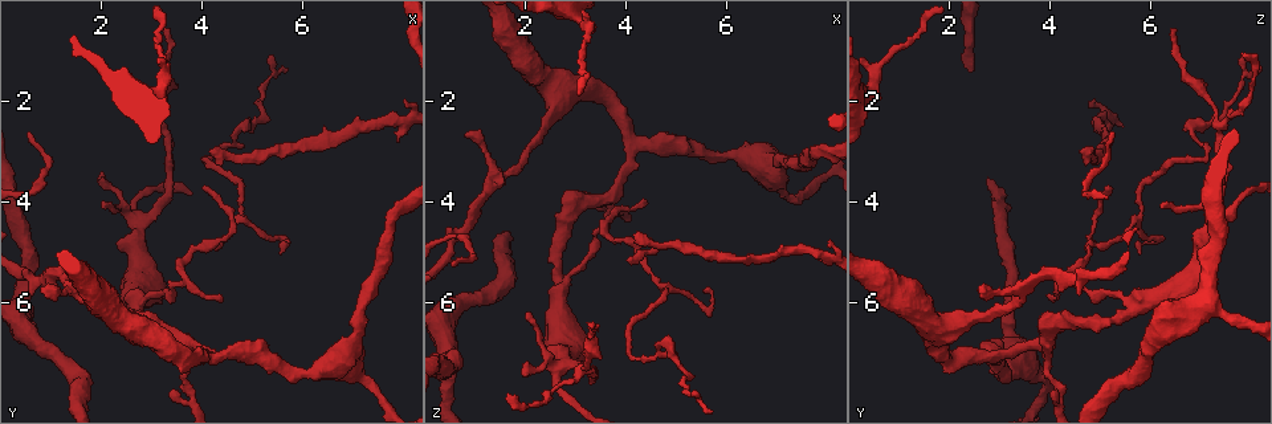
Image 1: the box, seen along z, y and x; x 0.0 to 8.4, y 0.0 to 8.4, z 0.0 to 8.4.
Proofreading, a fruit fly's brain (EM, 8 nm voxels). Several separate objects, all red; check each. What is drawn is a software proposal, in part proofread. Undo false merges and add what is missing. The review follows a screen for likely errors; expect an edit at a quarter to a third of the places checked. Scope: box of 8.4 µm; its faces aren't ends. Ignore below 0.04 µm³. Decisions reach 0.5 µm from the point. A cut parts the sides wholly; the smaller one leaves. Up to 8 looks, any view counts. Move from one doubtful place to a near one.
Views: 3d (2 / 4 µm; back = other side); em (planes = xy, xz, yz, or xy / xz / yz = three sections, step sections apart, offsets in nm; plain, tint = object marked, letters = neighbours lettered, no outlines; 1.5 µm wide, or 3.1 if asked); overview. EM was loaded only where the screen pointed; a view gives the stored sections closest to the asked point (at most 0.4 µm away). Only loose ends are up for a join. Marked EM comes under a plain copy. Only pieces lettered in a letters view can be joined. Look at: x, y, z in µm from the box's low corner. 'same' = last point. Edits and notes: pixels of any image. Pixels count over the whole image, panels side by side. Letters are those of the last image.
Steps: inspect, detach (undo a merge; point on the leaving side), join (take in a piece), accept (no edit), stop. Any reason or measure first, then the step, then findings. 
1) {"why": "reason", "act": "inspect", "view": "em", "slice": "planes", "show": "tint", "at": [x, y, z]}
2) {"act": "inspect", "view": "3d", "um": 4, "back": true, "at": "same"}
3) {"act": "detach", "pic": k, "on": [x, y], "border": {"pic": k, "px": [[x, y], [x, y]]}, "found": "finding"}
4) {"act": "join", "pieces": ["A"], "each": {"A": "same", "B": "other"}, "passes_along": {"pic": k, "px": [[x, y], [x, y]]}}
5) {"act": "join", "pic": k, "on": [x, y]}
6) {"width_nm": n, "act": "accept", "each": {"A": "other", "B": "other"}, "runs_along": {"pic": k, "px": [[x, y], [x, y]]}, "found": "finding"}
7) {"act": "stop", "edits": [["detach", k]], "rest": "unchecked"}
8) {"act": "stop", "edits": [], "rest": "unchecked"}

{"why": "free end", "act": "inspect", "view": "em", "slice": "xz", "step": 4, "show": "letters", "at": [4.15, 2.95, 4.60]}

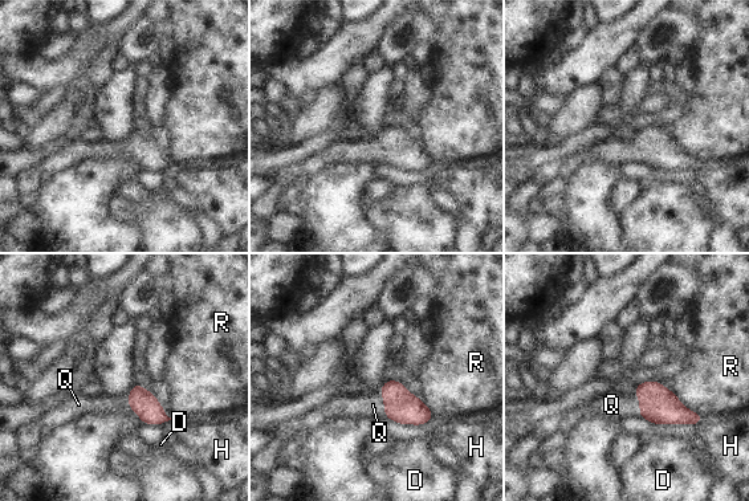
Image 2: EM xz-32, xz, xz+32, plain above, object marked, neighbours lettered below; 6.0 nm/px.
{"why": "another direction", "act": "inspect", "view": "em", "slice": "xy", "step": 4, "show": "letters", "at": "same"}

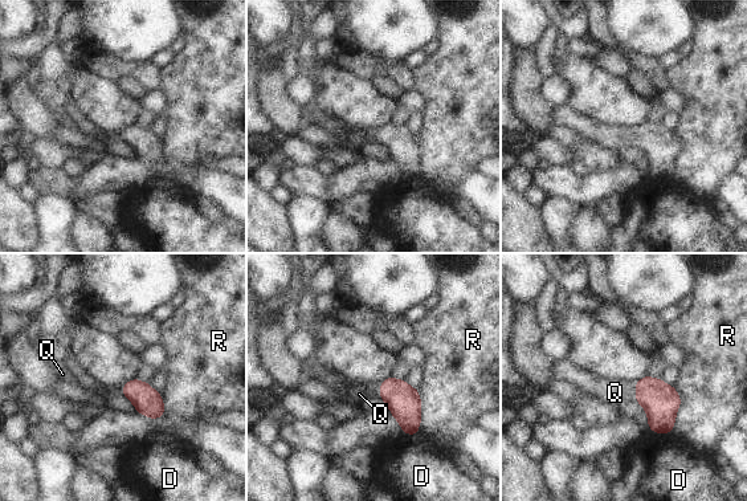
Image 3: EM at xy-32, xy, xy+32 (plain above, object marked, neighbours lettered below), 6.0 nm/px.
{"act": "join", "pieces": ["Q"], "each": {"D": "other", "Q": "same", "R": "other"}, "passes_along": {"pic": 3, "px": [[661, 402], [636, 391], [615, 392]]}, "found": "the cell continues"}

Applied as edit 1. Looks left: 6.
{"act": "inspect", "view": "overview"}

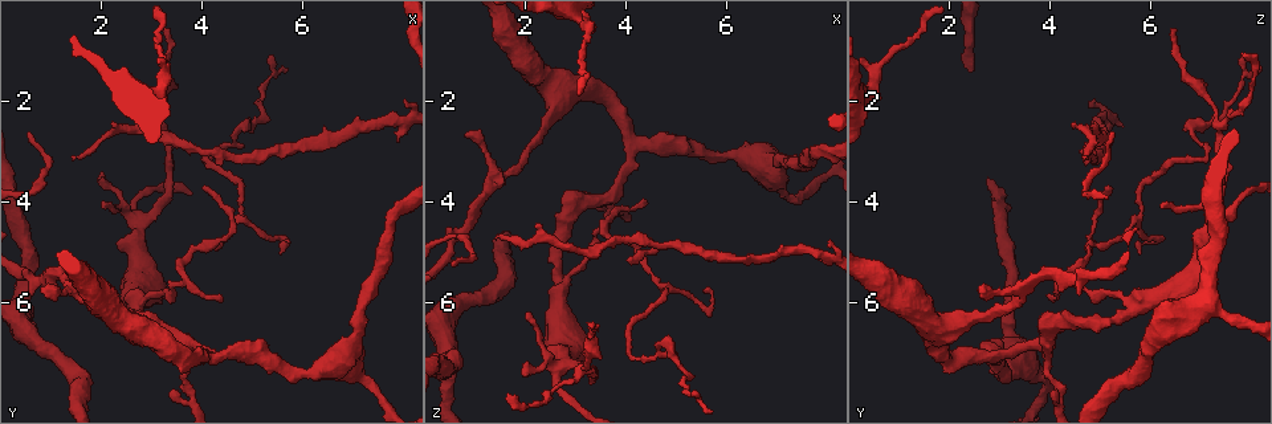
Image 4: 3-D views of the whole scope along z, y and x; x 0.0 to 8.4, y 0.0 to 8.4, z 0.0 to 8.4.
{"why": "branch stops here", "act": "inspect", "view": "em", "slice": "planes", "show": "letters", "at": [1.65, 1.05, 7.75]}

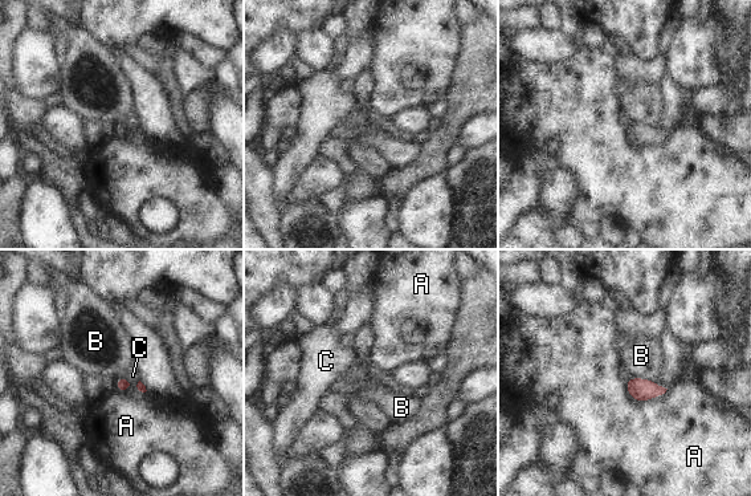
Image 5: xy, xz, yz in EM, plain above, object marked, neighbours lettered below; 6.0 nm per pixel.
{"act": "accept", "each": {"A": "other", "B": "other", "C": "other"}, "border": {"pic": 5, "px": [[123, 375], [131, 382]]}, "found": "no lettered piece goes on from it"}

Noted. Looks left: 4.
{"why": "free end", "act": "inspect", "view": "3d", "um": 2, "at": [5.40, 1.15, 7.85]}

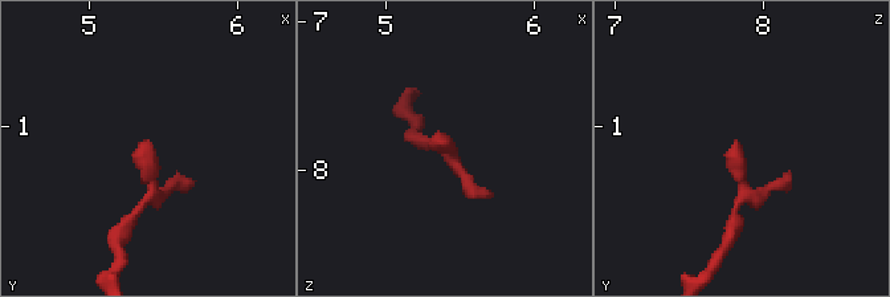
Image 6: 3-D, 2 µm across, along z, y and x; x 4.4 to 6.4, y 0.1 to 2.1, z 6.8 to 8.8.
{"act": "inspect", "view": "em", "slice": "planes", "show": "letters", "at": [5.36, 1.14, 7.84]}

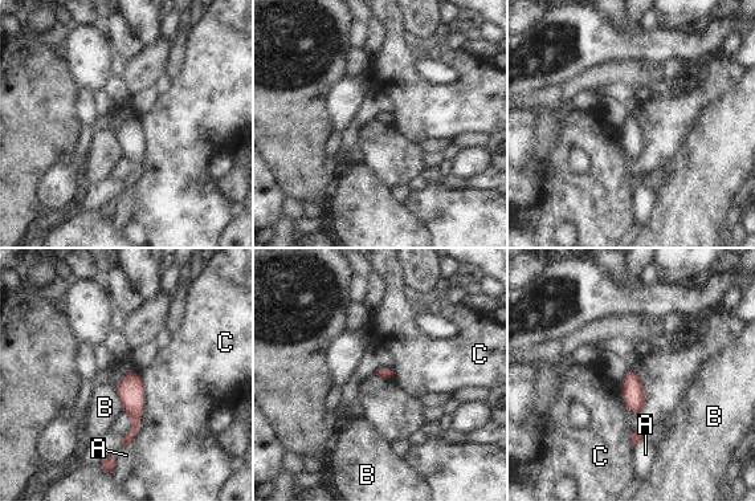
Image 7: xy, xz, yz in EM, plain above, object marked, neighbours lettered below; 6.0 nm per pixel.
{"act": "accept", "each": {"A": "other", "B": "other", "C": "other"}, "border": {"pic": 7, "px": [[139, 373], [141, 428], [130, 442]]}, "found": "no lettered piece goes on from it"}

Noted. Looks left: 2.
{"act": "stop", "edits": [["join", 3]], "rest": "unchecked"}

